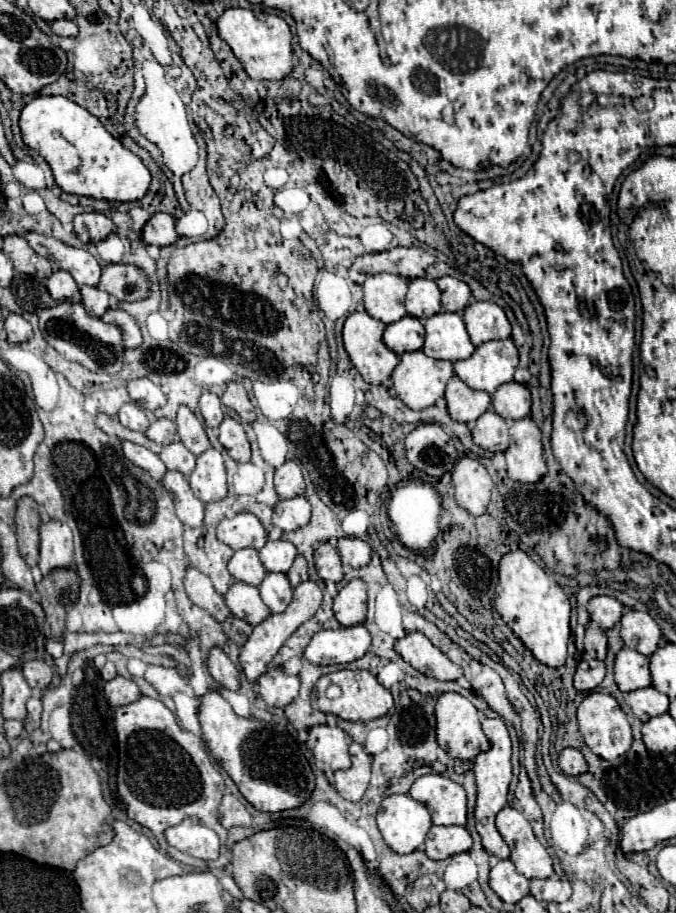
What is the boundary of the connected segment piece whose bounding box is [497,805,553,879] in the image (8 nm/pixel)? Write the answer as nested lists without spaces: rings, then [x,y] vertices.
[[[511,805],[497,813],[497,829],[511,849],[511,861],[527,879],[547,879],[553,875],[553,865],[547,849],[535,837],[529,821]]]

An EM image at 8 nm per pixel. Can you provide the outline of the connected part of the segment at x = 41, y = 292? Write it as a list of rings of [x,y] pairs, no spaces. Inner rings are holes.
[[[15,275],[13,279],[13,295],[17,299],[17,303],[25,309],[25,311],[39,311],[45,307],[55,307],[57,301],[49,295],[45,281],[31,277],[31,275]]]

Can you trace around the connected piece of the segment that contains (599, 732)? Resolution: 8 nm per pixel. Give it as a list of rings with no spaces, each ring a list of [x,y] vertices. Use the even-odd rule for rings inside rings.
[[[589,693],[577,709],[577,721],[587,747],[601,759],[607,759],[607,761],[617,759],[623,753],[627,753],[633,743],[633,731],[627,715],[619,707],[619,703],[607,693]]]

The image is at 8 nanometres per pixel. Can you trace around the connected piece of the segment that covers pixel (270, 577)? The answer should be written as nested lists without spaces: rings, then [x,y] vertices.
[[[267,573],[267,577],[259,585],[259,593],[271,613],[283,613],[293,601],[293,587],[289,585],[285,573]]]

